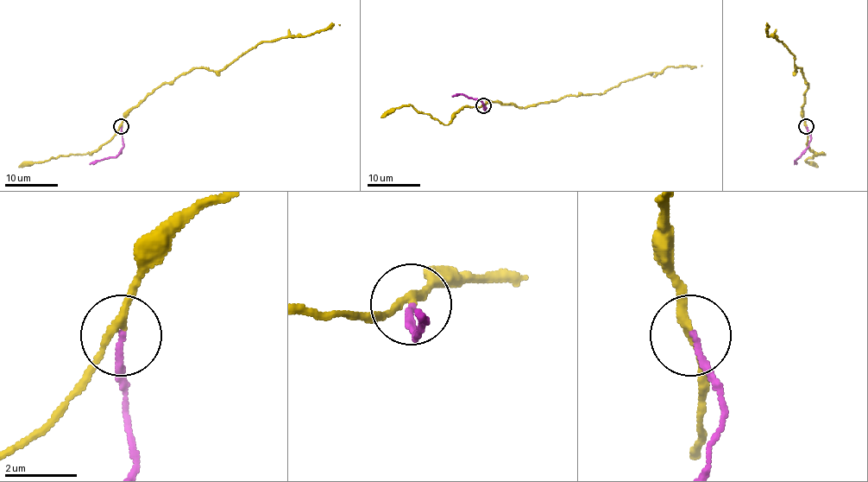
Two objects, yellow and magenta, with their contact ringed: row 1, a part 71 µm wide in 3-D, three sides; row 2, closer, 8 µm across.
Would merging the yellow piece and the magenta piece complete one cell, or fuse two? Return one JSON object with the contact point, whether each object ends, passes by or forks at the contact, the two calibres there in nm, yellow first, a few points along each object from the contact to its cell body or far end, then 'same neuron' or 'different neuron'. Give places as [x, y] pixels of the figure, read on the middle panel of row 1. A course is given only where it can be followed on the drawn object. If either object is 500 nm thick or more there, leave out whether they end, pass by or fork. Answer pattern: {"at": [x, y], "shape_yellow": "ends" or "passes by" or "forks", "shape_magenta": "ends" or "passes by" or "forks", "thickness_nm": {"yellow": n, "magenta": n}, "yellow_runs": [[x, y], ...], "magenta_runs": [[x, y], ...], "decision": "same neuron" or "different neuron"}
{"at": [483, 105], "shape_yellow": "passes by", "shape_magenta": "ends", "thickness_nm": {"yellow": 200, "magenta": 170}, "yellow_runs": [[483, 105], [496, 103], [533, 106], [558, 98], [604, 93], [626, 80], [661, 72], [671, 66], [701, 66]], "magenta_runs": [[483, 105], [485, 110], [486, 106], [476, 98], [452, 96]], "decision": "different neuron"}

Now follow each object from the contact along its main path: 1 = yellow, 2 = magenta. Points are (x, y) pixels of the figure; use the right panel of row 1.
1: (806, 125), (803, 107), (808, 85), (799, 67), (795, 70), (794, 56), (781, 41), (766, 34), (766, 26)
2: (806, 127), (811, 137), (807, 148), (795, 160), (796, 163)

